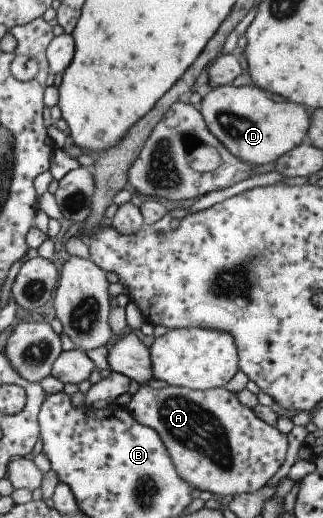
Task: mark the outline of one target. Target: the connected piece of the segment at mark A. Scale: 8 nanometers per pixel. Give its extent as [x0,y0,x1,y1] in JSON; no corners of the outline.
[125,385,287,496]

